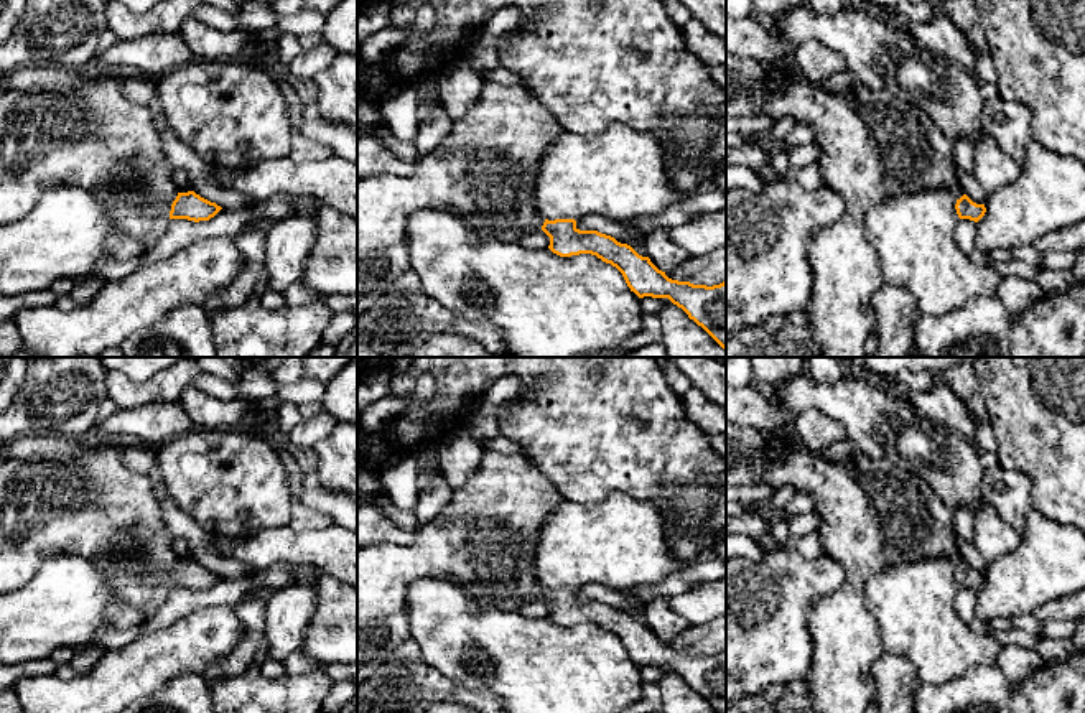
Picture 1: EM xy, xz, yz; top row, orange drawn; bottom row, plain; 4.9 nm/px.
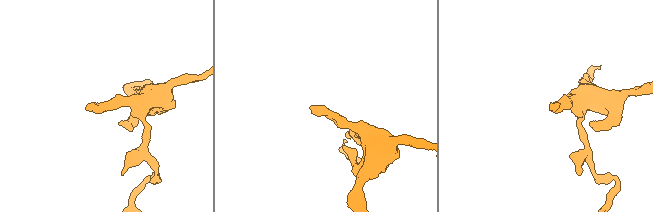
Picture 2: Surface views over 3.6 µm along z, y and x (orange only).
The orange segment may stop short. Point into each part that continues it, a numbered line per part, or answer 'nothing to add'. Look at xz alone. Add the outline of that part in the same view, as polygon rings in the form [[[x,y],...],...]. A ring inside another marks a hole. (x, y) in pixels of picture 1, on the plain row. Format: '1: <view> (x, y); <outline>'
1: xz (484, 540); [[[484,450],[476,471],[464,486],[453,489],[448,506],[428,524],[418,524],[415,542],[407,545],[375,543],[357,550],[357,687],[374,677],[395,654],[398,645],[412,637],[407,596],[413,583],[445,580],[459,586],[482,608],[515,611],[522,601],[542,599],[545,586],[537,580],[537,538],[545,517],[563,501],[556,484],[548,479],[522,453],[505,454]]]

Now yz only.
1: yz (871, 516); [[[726,420],[726,486],[744,487],[769,482],[775,491],[792,486],[797,494],[810,496],[813,510],[818,514],[817,535],[823,553],[845,568],[845,581],[835,593],[817,599],[810,613],[813,660],[805,677],[807,697],[815,713],[864,713],[866,705],[876,700],[871,667],[882,654],[879,626],[868,609],[864,585],[871,576],[901,562],[952,558],[960,568],[965,562],[957,545],[955,509],[938,499],[922,478],[899,469],[891,461],[874,463],[856,448],[846,458],[825,459],[807,448],[779,448],[771,454],[766,446],[772,441],[774,435],[767,430],[754,430]]]

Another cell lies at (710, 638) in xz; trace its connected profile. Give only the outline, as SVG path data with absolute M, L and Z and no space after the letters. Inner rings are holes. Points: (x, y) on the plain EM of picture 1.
M726 614L703 626L690 626L680 636L665 641L665 644L693 654L719 654L726 650Z

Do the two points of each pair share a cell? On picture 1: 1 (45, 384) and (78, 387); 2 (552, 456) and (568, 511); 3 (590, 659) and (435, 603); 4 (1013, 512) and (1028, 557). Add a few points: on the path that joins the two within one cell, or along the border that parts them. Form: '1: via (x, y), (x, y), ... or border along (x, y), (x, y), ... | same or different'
1: via (53, 387), (69, 387) | same
2: border along (605, 498), (595, 503), (563, 499) | different
3: via (552, 659), (517, 659), (489, 649), (473, 638) | same
4: border along (1031, 507), (1026, 516), (1026, 526), (1019, 532) | different

